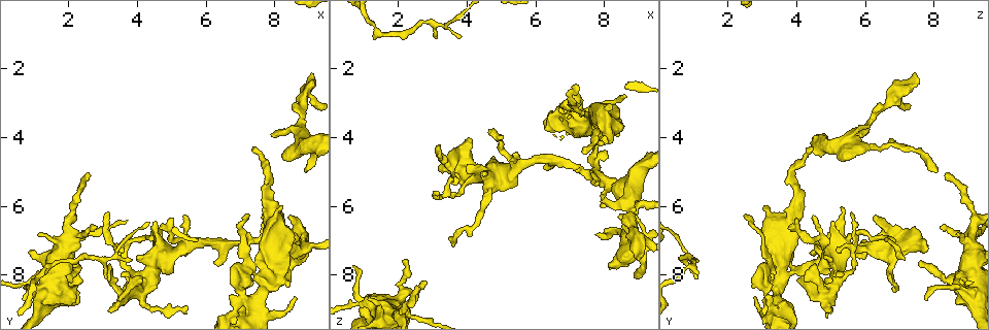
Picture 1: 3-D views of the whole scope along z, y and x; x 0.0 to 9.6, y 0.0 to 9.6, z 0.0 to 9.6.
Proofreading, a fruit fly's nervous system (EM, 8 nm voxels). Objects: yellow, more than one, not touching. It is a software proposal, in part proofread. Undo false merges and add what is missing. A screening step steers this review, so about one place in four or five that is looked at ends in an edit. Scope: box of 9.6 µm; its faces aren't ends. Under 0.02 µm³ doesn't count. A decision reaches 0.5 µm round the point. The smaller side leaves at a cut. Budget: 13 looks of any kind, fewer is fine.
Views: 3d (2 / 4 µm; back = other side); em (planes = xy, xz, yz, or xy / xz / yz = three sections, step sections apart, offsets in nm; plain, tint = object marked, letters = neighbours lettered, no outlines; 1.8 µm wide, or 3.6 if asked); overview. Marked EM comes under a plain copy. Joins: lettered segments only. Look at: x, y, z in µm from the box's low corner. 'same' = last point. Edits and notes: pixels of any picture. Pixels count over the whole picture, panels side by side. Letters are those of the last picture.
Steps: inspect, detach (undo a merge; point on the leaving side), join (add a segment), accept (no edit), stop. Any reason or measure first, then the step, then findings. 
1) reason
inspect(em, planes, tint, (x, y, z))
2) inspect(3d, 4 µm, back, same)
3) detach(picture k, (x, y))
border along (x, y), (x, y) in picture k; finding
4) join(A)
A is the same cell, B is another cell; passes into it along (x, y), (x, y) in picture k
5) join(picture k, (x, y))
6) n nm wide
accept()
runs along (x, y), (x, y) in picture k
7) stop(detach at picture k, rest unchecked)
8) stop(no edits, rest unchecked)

free end
inspect(em, planes, letters, (8.35, 4.60, 5.70))

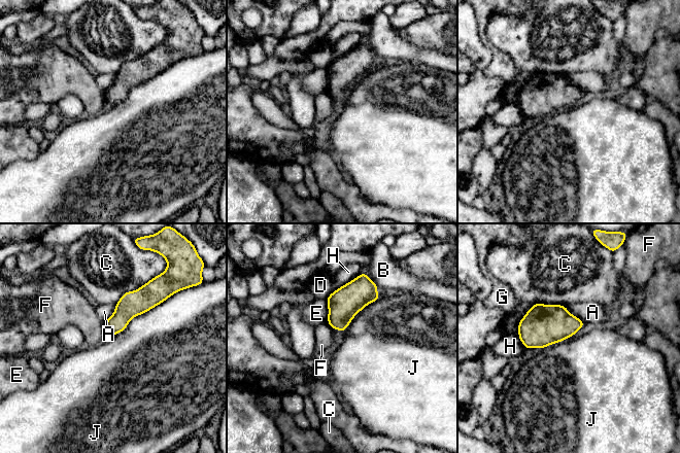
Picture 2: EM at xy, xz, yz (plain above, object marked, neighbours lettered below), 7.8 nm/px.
accept()
A, B, C, D, E, F, G, H and J are other cells; border along (169, 297), (134, 316), (112, 337) in picture 2; no lettered segment goes on from it

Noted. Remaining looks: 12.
branch stops here
inspect(em, planes, letters, (3.15, 9.05, 4.90))

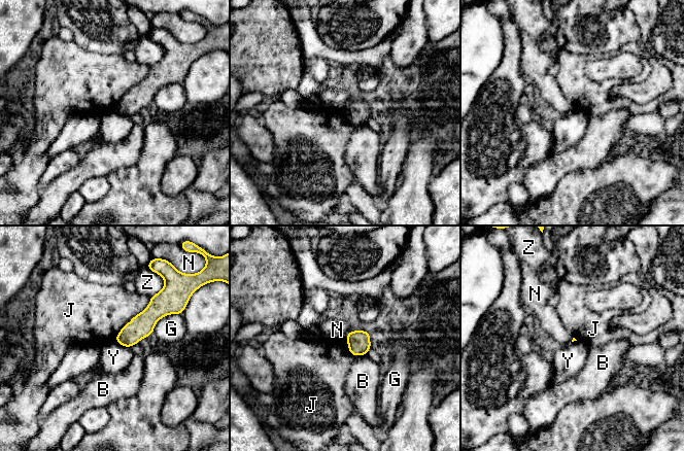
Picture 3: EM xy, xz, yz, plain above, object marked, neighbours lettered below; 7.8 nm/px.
accept()
B, G, J, N, Y and Z are other cells; border along (114, 340), (124, 346), (130, 347) in picture 3; none of them fits

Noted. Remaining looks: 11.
branch stops here
inspect(em, planes, letters, (4.95, 7.90, 4.95))

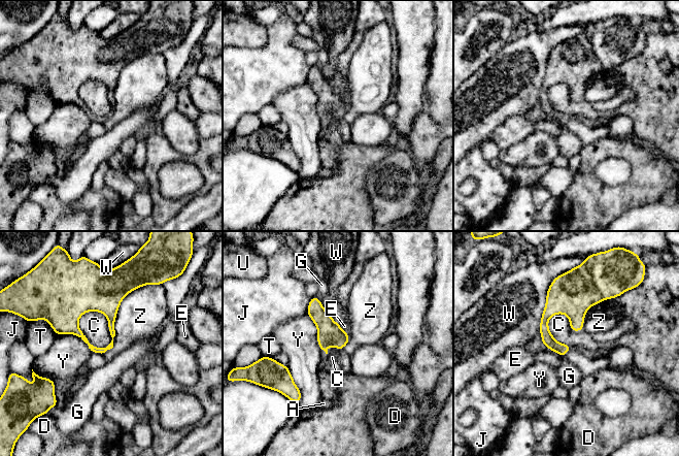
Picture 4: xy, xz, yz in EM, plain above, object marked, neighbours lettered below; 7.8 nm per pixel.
Z touches over 550 nm
accept()
A, C, D, E, G, J, T, U, W, Y and Z are other cells; no lettered segment goes on from it

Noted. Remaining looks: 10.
thin end
inspect(em, planes, tint, (7.75, 8.35, 6.80))

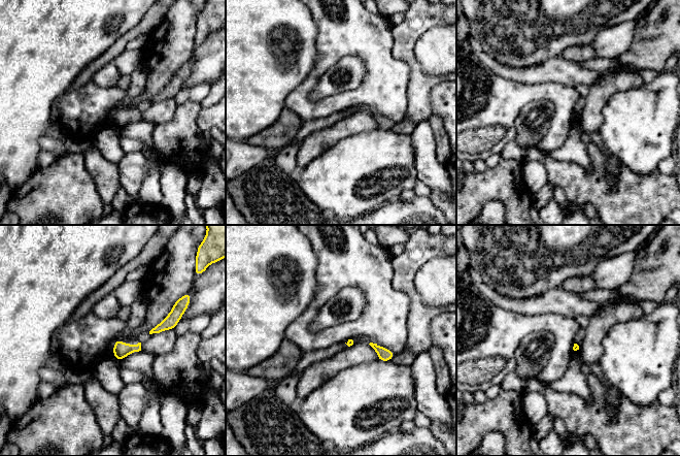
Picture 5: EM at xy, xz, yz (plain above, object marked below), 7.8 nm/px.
inspect(em, planes, letters, same)

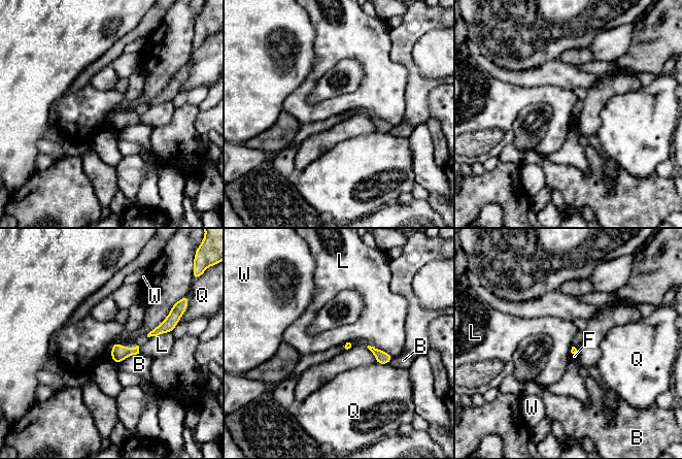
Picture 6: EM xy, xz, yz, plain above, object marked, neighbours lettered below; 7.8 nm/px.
accept()
B, F, L, Q and W are other cells; border along (171, 331), (147, 337) in picture 6; no lettered segment goes on from it

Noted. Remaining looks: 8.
calibre changes
inspect(em, 3.6 µm, planes, tint, (7.45, 8.90, 3.45))

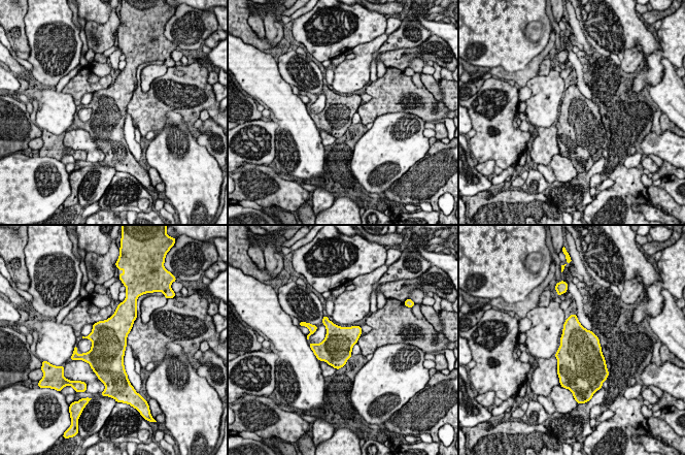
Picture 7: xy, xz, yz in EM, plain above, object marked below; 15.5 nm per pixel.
inspect(em, 3.6 µm, planes, letters, same)

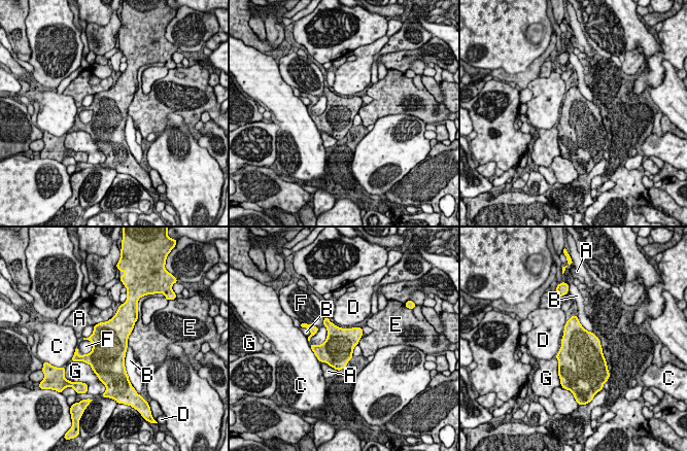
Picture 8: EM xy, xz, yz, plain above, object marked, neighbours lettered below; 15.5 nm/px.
accept()
A, B, C, D, E, F and G are other cells; continuous, no second cell

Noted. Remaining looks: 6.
branch stops here
inspect(em, xy, step 8, tint, (8.25, 5.95, 3.15))

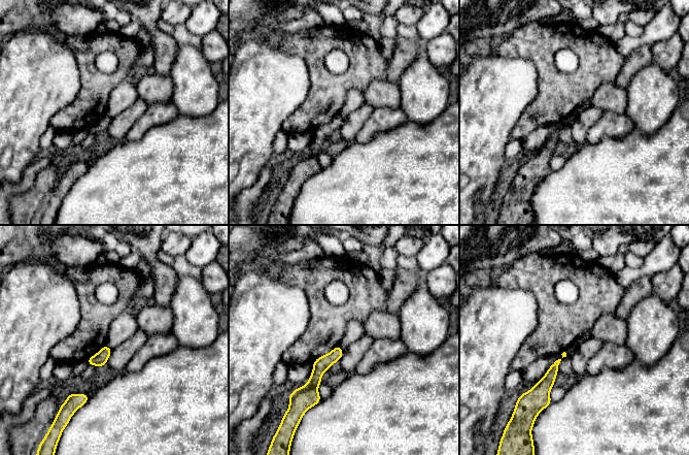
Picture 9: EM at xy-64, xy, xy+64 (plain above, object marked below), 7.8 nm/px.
cut it another way
inspect(em, planes, letters, same)

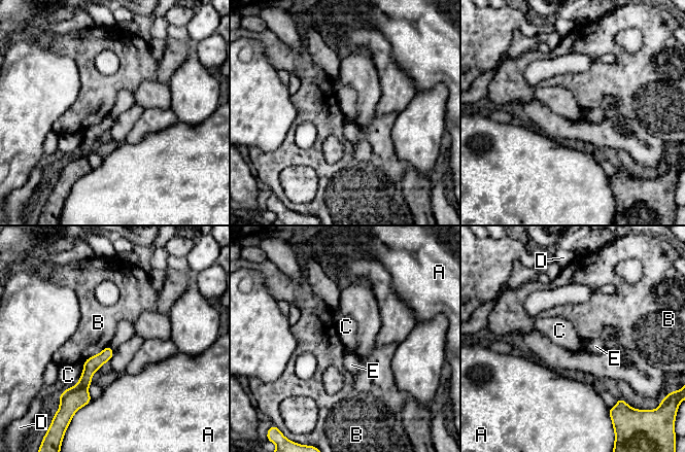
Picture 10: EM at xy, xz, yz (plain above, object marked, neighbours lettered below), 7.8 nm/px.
accept()
A, B, C, D and E are other cells; border along (83, 363), (78, 381), (67, 388) in picture 10; no lettered segment goes on from it

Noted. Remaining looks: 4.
stop(no edits, rest unchecked)

